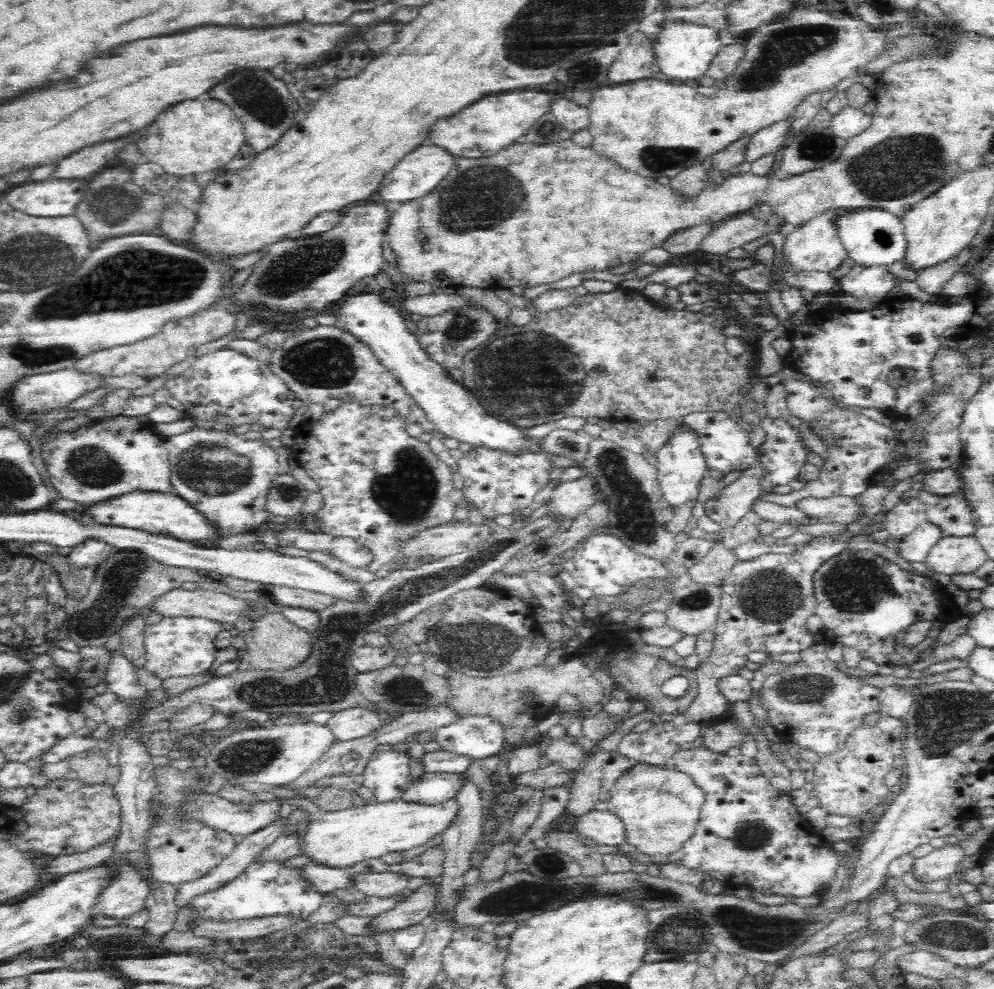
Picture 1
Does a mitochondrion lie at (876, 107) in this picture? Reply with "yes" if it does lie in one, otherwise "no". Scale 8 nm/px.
no

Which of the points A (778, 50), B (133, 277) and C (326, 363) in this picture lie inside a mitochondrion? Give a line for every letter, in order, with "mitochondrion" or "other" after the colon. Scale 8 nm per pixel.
A: mitochondrion
B: mitochondrion
C: mitochondrion

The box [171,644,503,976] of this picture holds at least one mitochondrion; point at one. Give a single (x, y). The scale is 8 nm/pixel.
(248, 757)

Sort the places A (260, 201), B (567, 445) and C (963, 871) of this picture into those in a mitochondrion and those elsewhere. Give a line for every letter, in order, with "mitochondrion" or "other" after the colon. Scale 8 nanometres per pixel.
A: other
B: mitochondrion
C: other

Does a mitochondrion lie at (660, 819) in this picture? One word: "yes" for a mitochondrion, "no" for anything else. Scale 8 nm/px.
no

